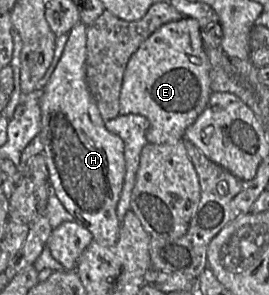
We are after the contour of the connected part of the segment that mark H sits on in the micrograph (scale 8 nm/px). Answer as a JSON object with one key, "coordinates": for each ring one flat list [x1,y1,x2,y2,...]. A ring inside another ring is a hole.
{"coordinates":[[77,23,70,31,69,37,65,44,62,56,53,71,49,81,42,89,43,94,40,99,40,109,41,109,41,132,40,136,43,141,44,145,44,155,46,158,47,168,48,168,48,182,51,186,52,193,54,193,64,208,74,217,74,221,84,226,93,237,93,241,97,242,101,246,111,246,115,244,118,239,120,222,117,219,117,204,119,201,119,197,121,194,124,176,125,176,125,161,124,161,124,143,123,140,117,136,109,132,105,128,105,122,101,118,99,110,91,97,89,92,87,83,86,83,86,75,85,75,85,67,86,67,86,42,87,42,87,35,86,35,87,26,83,23]]}

